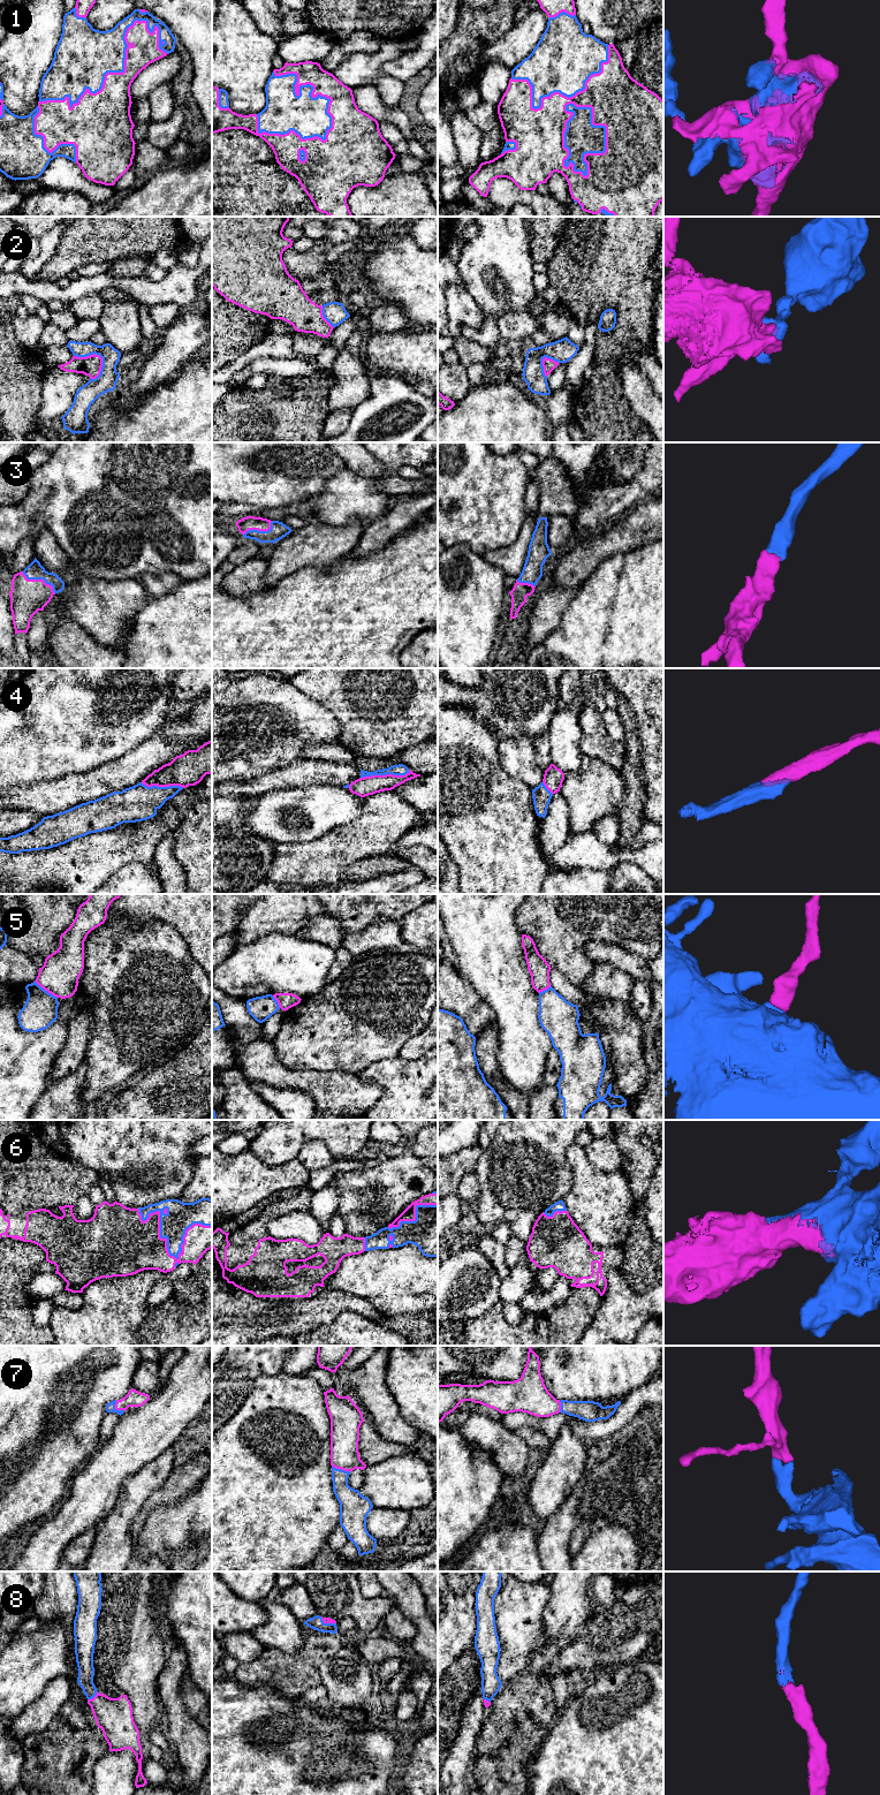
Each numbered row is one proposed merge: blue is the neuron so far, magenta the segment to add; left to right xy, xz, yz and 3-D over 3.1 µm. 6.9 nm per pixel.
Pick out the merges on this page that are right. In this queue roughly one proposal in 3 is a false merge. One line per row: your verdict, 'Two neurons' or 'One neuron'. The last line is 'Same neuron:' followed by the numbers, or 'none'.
1: One neuron
2: Two neurons
3: One neuron
4: One neuron
5: Two neurons
6: One neuron
7: One neuron
8: One neuron
Same neuron: 1, 3, 4, 6, 7, 8

